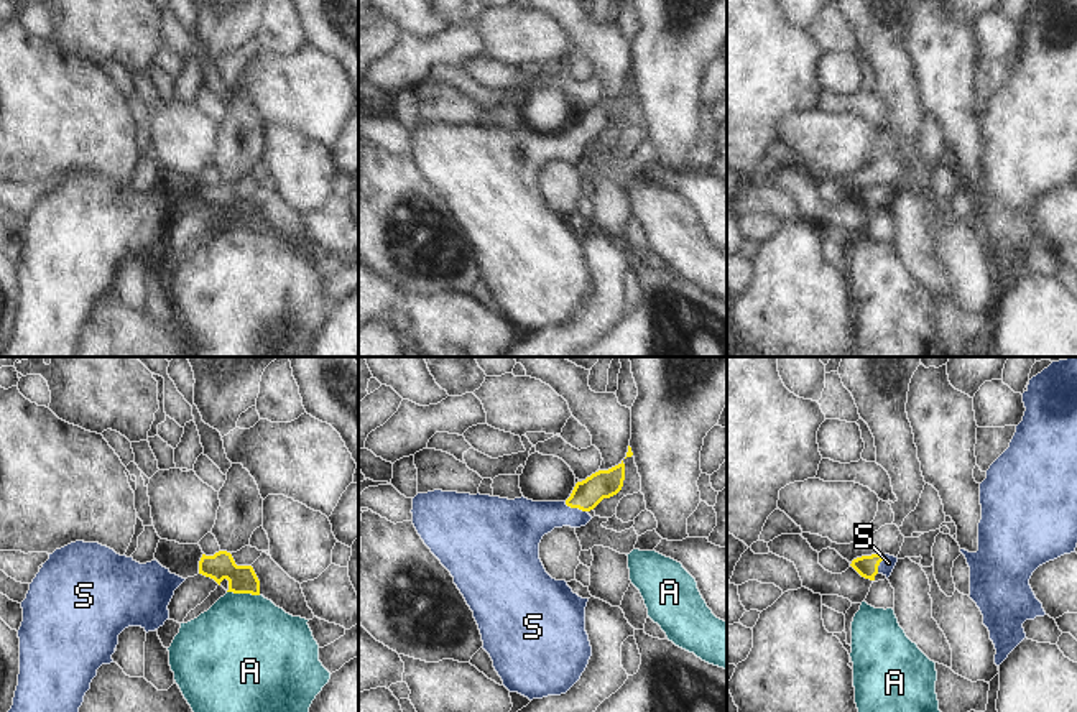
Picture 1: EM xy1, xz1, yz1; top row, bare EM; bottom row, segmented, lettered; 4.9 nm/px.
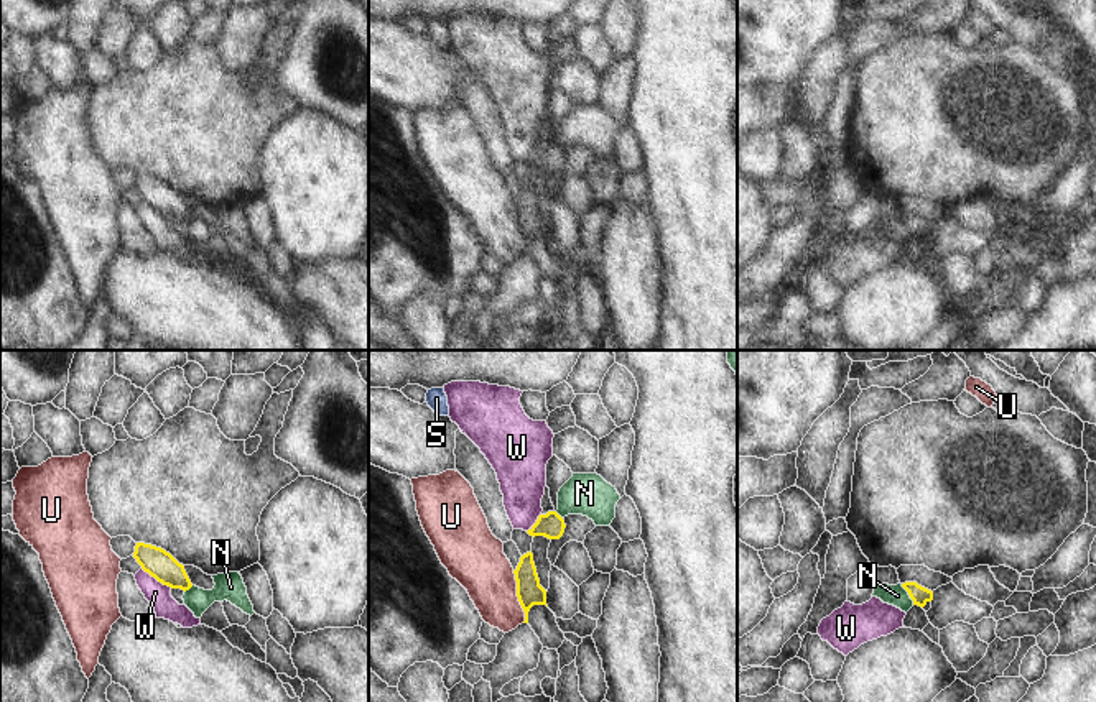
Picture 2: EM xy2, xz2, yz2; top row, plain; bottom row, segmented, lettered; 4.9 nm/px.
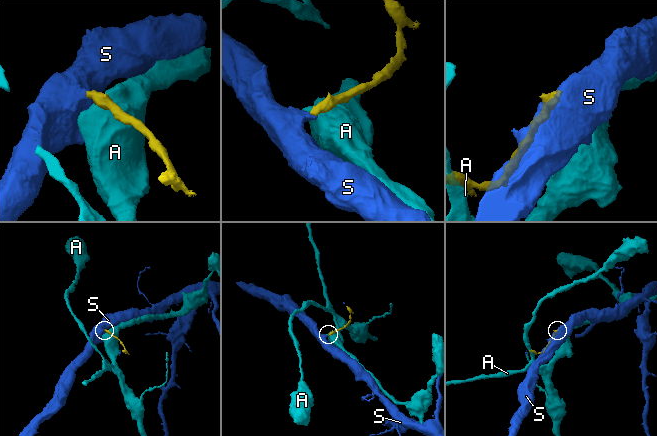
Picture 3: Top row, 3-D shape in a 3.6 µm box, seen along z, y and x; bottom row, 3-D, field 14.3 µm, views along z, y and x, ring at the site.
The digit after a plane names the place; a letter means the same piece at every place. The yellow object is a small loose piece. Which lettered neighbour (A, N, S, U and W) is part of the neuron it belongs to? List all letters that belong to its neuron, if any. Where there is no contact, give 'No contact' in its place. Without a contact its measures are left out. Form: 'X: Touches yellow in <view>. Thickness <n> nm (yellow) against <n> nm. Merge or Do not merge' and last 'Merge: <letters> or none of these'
A: Touches yellow in xy1. Thickness 140 nm (yellow) against 480 nm. Do not merge
N: Touches yellow in yz2. Thickness 90 nm (yellow) against 100 nm. Do not merge
S: Touches yellow in xz1. Thickness 140 nm (yellow) against 200 nm. Merge
U: Touches yellow in xz2. Thickness 130 nm (yellow) against 280 nm. Do not merge
W: Touches yellow in xy2. Thickness 140 nm (yellow) against 110 nm. Do not merge
Merge: S

